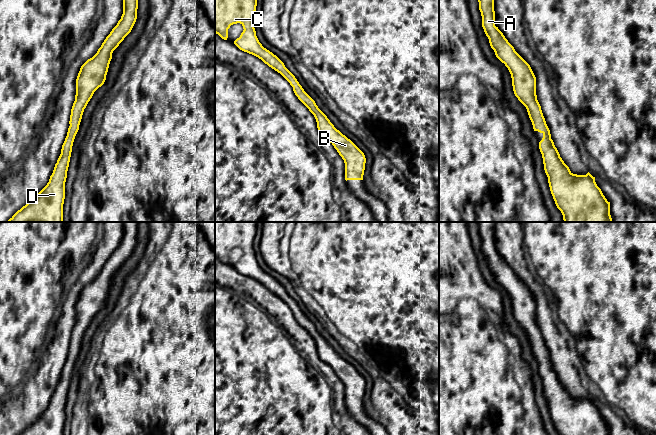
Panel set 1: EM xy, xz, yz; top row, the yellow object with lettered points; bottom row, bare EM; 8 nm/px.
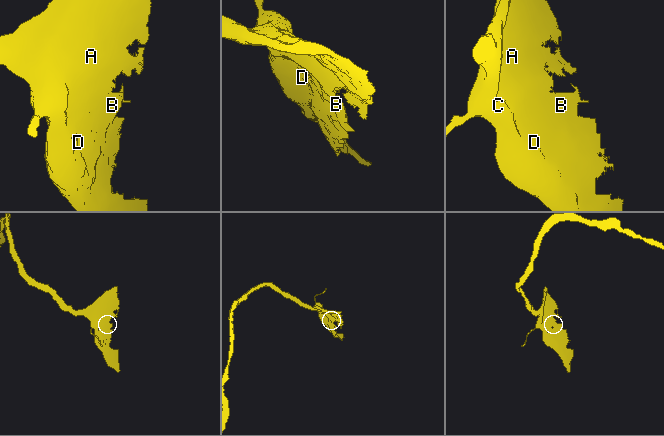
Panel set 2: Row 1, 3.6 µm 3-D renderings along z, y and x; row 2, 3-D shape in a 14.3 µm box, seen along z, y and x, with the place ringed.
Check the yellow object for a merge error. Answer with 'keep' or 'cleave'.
keep

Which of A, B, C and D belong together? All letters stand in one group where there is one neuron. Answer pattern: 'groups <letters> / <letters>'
groups A B C D

